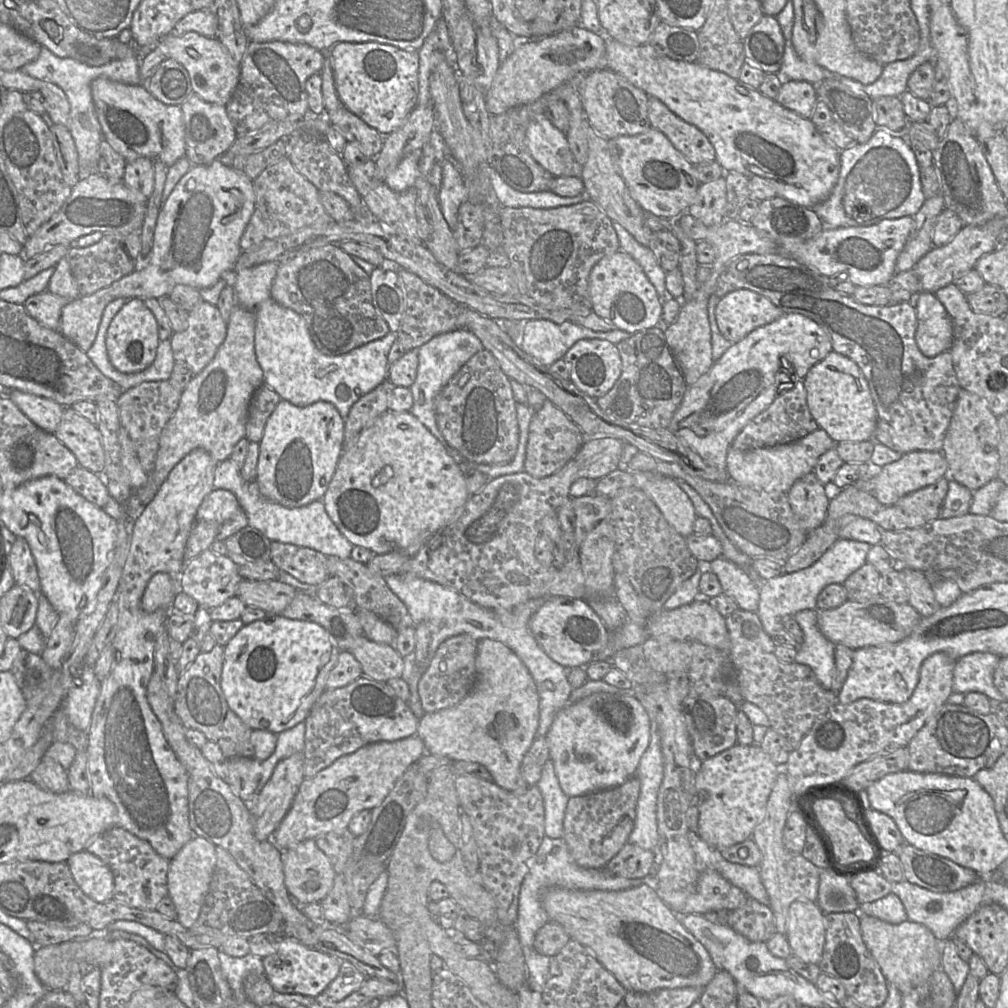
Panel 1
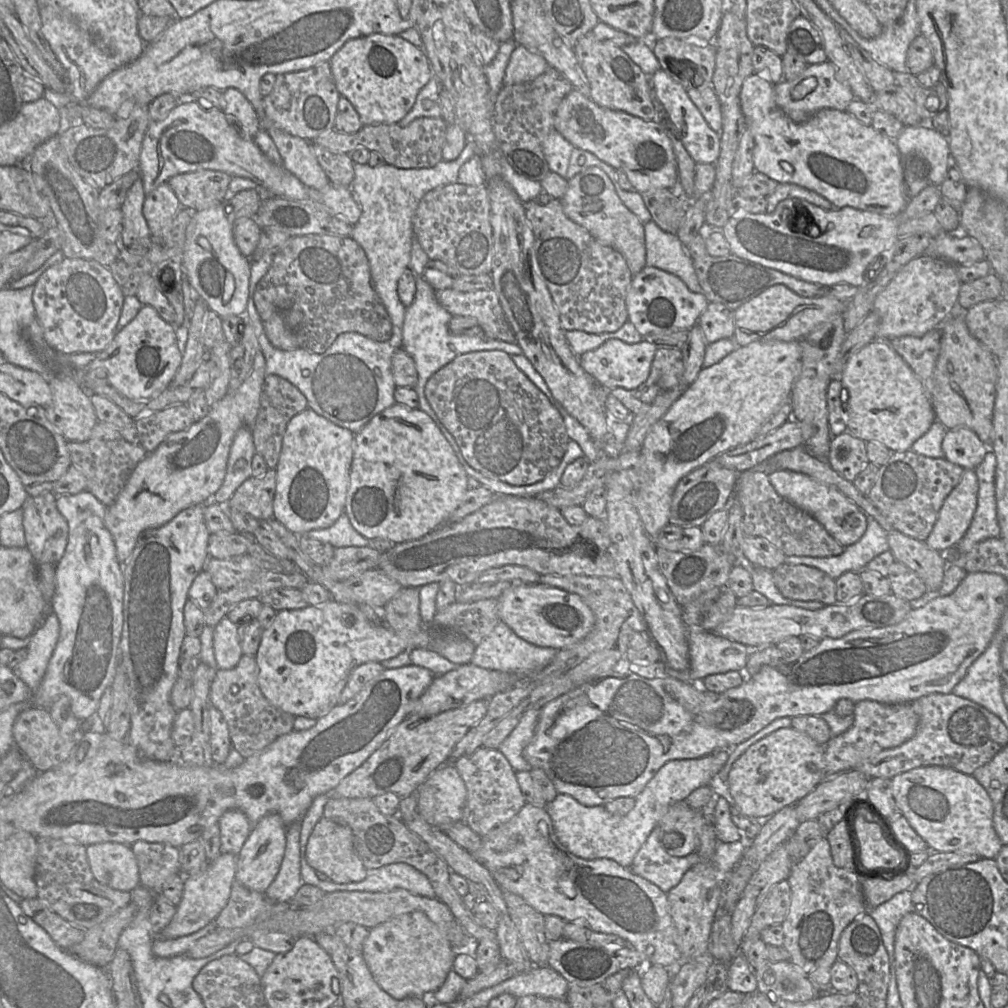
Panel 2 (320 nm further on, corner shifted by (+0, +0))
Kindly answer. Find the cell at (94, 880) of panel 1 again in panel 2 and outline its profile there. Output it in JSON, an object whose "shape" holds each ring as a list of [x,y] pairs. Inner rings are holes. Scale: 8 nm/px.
{"shape":[[[100,842],[86,846],[94,878],[111,889],[131,892],[139,885],[139,869],[131,845]]]}

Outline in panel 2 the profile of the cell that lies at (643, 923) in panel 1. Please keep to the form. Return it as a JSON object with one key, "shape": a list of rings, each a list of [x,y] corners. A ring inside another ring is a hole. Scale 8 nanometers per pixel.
{"shape":[[[525,803],[509,821],[494,827],[481,837],[481,845],[473,856],[489,871],[502,890],[520,896],[542,915],[555,915],[569,923],[583,923],[595,932],[615,934],[643,953],[646,965],[656,964],[675,969],[682,962],[676,944],[676,929],[669,913],[667,894],[613,860],[587,860],[572,854],[559,841],[552,819],[545,808]]]}

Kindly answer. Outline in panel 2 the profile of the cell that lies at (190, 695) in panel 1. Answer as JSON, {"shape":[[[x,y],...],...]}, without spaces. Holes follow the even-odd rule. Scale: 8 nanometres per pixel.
{"shape":[[[243,654],[234,668],[218,669],[210,686],[210,705],[222,713],[228,724],[231,747],[244,758],[264,750],[279,736],[291,732],[296,718],[266,699],[260,690],[258,675],[259,668],[255,656]]]}

